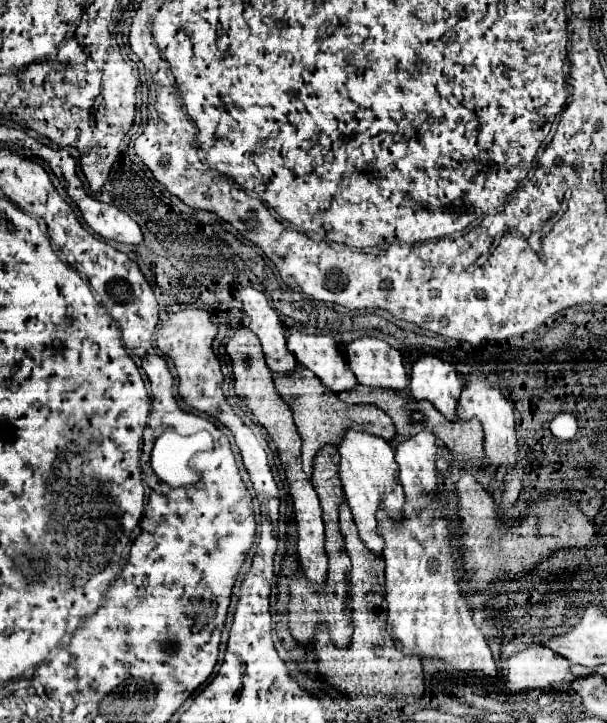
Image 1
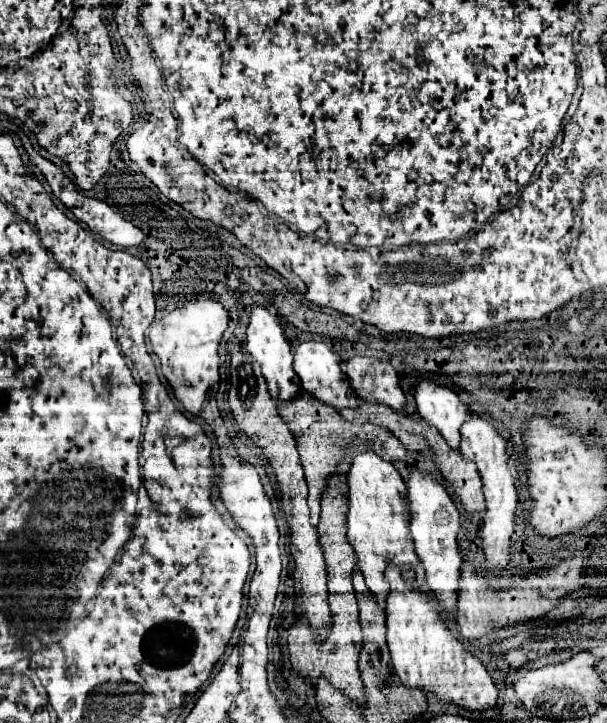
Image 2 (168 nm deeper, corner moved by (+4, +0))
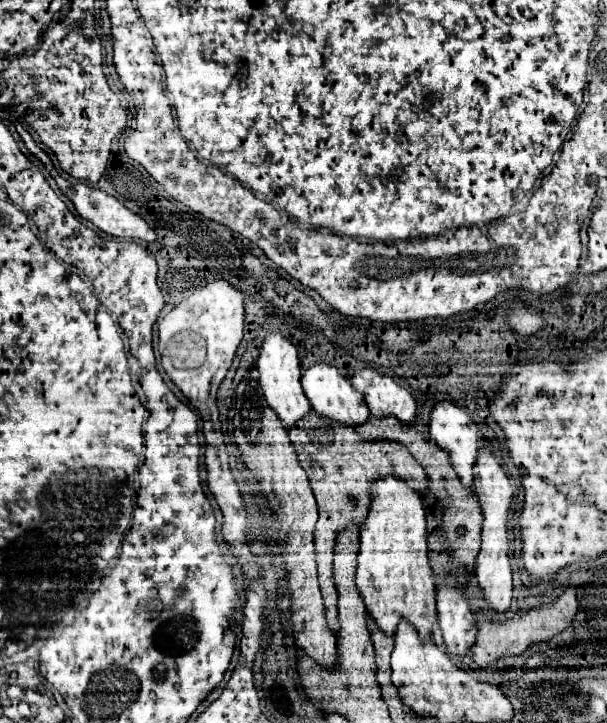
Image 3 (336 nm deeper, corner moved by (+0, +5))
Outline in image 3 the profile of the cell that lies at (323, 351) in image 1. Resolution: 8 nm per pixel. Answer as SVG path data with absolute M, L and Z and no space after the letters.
M317 364L317 366L311 366L309 370L305 370L303 378L303 390L305 390L305 396L309 398L311 402L311 408L315 414L319 416L325 416L325 418L331 418L343 426L359 426L359 424L365 424L369 420L369 408L363 400L363 396L351 386L351 380L349 378L343 378L339 374L337 368L329 366L329 364Z

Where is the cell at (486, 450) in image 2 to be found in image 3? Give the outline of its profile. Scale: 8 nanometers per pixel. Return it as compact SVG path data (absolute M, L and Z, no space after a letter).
M483 446L477 456L477 464L473 468L475 472L475 492L481 502L483 512L483 524L481 524L481 550L477 556L475 576L483 590L483 598L487 602L487 608L505 614L511 606L511 564L509 564L509 538L507 538L507 520L509 520L509 506L513 498L513 486L509 478L505 476L503 468L499 466L497 458Z

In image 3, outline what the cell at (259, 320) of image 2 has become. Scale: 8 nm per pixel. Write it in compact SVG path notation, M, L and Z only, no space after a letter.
M269 332L267 338L263 340L263 346L259 352L261 354L259 354L257 370L259 370L259 382L263 388L265 400L279 416L283 428L289 430L299 420L303 420L307 416L307 412L311 410L311 404L301 388L301 364L299 364L297 348L287 338L283 338L279 332Z

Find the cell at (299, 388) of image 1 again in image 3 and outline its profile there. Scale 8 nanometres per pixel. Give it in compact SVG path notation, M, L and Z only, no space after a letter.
M315 412L307 414L307 420L301 420L297 426L289 430L291 444L295 446L301 458L309 458L311 462L301 462L305 468L317 506L319 520L315 526L315 554L317 554L317 572L319 586L325 604L327 626L333 630L335 638L339 638L339 620L337 620L337 588L333 582L333 548L337 534L347 528L347 524L355 524L361 528L367 518L367 508L371 506L371 480L379 480L379 476L399 476L407 486L425 496L427 476L425 470L415 462L415 458L407 452L407 448L399 442L363 442L357 432L349 426L341 426L337 422L323 416L315 416Z

